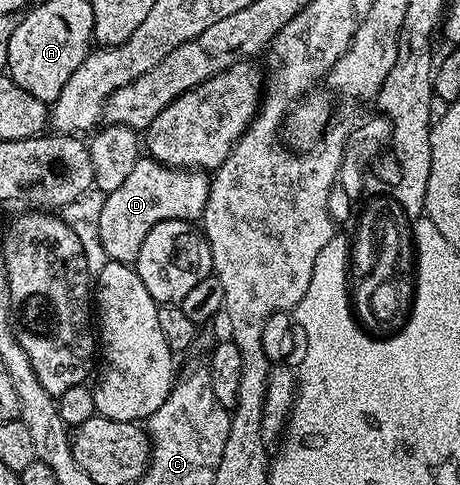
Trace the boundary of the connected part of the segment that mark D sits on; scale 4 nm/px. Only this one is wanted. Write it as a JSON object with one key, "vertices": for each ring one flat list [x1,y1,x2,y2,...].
{"vertices":[[141,157,129,177,118,189,106,192,105,198,99,203,99,242,107,254,106,258,113,263,134,264,145,237,149,237,149,229,166,219,185,219,195,221,202,216,205,201,209,201,211,181,208,172,203,169,188,169,185,167,166,167,150,157]]}

